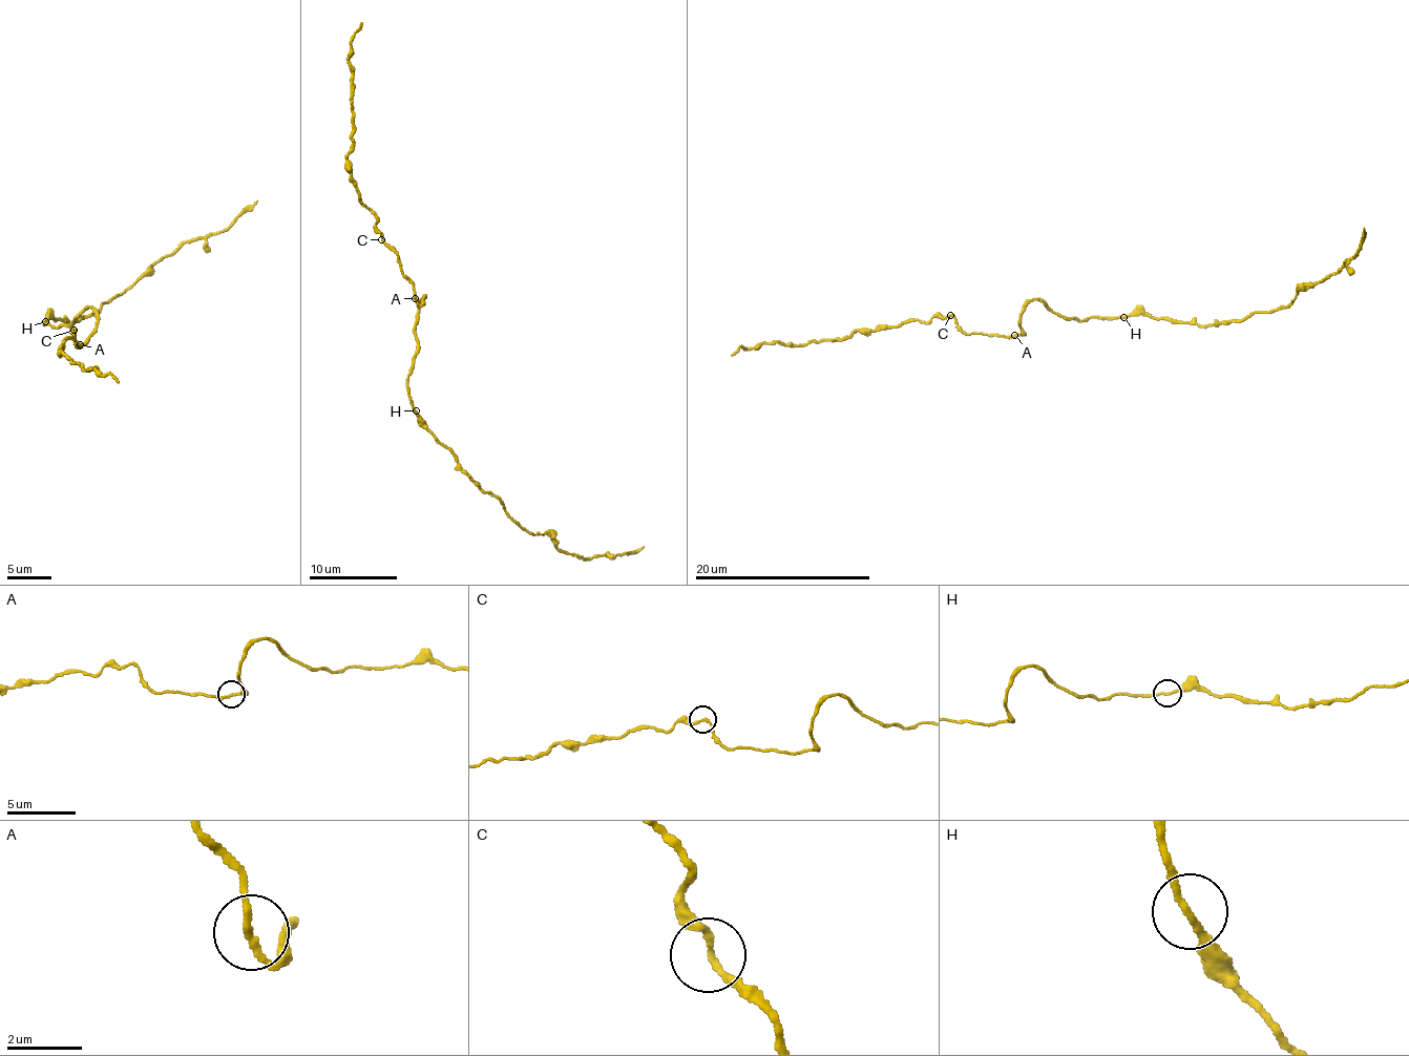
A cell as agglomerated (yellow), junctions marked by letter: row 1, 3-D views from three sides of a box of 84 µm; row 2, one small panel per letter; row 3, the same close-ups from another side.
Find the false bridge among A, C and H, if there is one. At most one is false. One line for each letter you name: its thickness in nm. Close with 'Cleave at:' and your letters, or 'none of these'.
Cleave at: none of these

